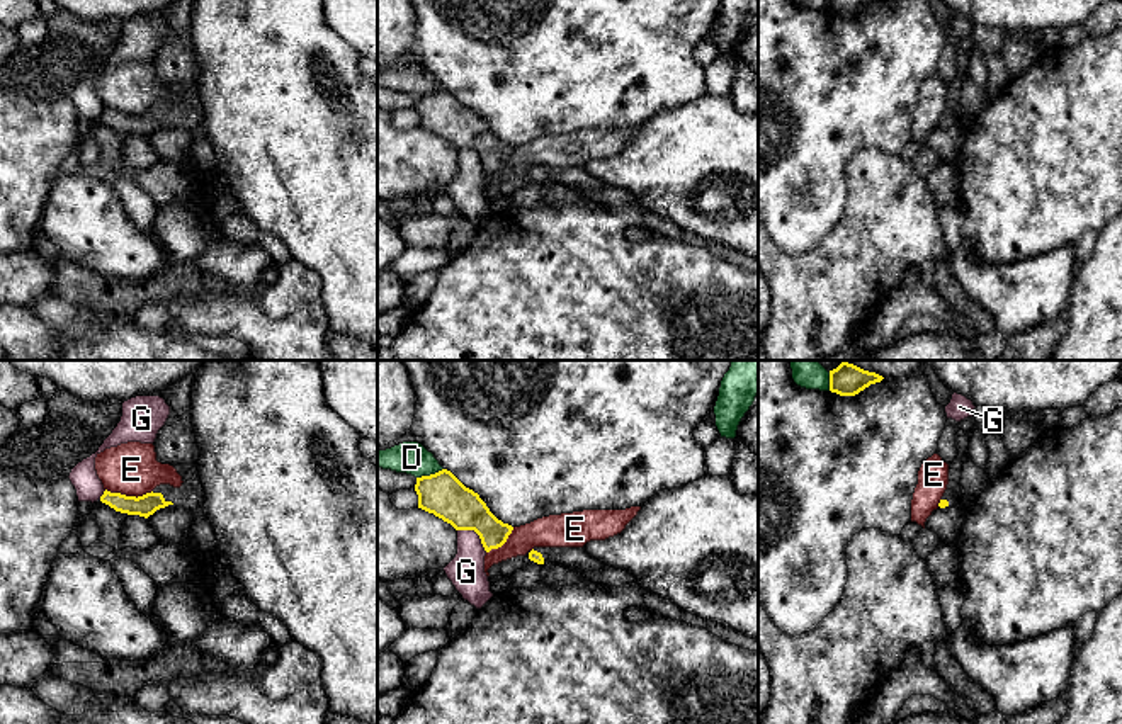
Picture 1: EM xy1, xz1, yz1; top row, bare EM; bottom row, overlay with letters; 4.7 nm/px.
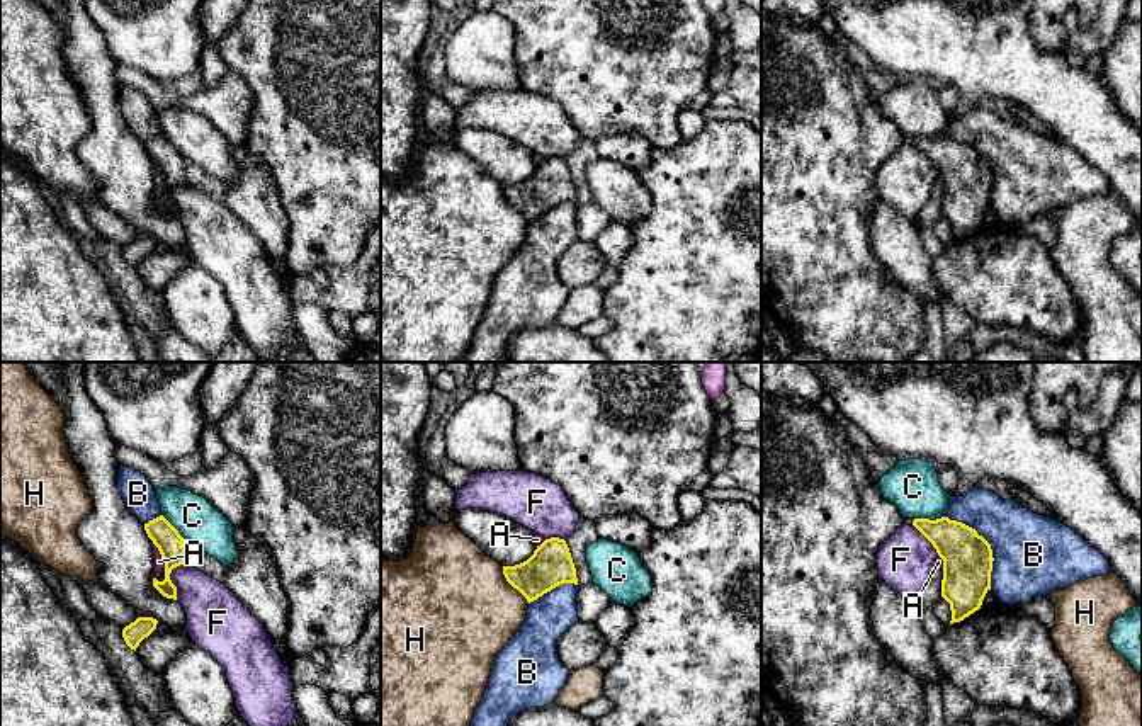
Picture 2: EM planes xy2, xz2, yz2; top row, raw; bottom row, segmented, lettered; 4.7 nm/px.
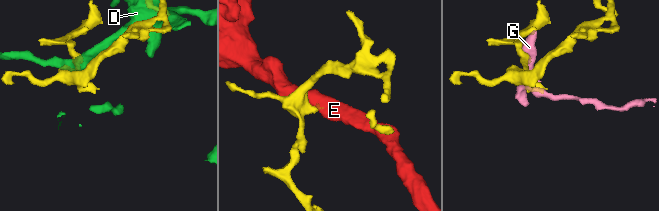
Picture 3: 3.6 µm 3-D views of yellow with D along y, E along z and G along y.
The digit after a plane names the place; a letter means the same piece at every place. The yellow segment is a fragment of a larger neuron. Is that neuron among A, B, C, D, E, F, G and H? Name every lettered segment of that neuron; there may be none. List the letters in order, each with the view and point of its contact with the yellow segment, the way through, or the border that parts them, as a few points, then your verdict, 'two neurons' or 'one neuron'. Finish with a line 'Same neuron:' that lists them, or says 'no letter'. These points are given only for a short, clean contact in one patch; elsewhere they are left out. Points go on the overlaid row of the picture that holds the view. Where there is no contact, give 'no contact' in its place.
A: contact xy2 (162, 556); border xy2 (155, 544), (165, 570); two neurons
B: contact yz2 (989, 544); two neurons
C: contact yz2 (928, 519); border yz2 (944, 516), (915, 519); two neurons
D: contact xz1 (430, 475); two neurons
E: contact xy1 (130, 497); border xy1 (106, 488), (136, 497), (152, 492); two neurons
F: contact xy2 (169, 578); border xy2 (186, 561), (170, 573), (177, 599); two neurons
G: contact xz1 (476, 532); two neurons
H: contact xz2 (512, 585); two neurons
Same neuron: no letter

